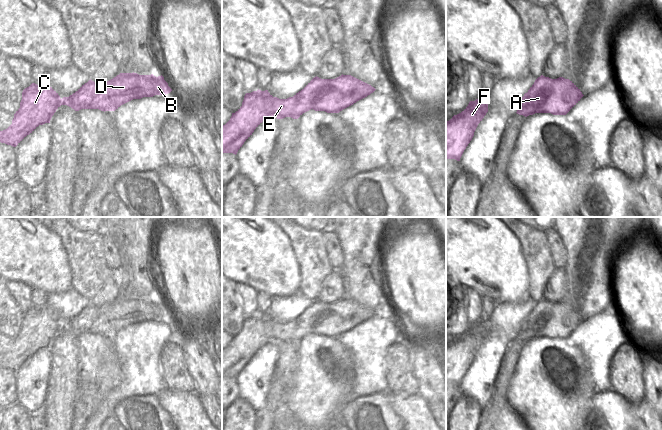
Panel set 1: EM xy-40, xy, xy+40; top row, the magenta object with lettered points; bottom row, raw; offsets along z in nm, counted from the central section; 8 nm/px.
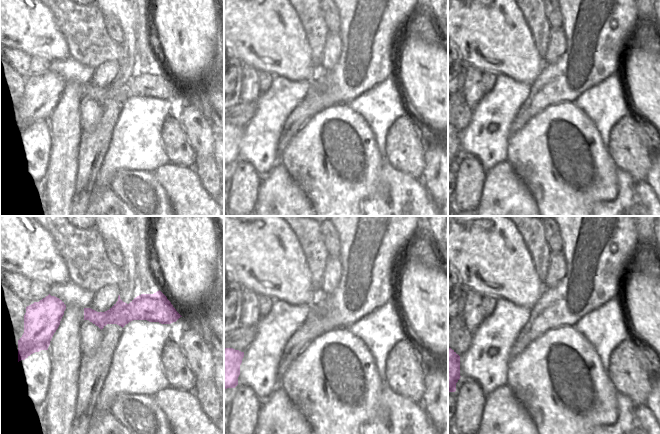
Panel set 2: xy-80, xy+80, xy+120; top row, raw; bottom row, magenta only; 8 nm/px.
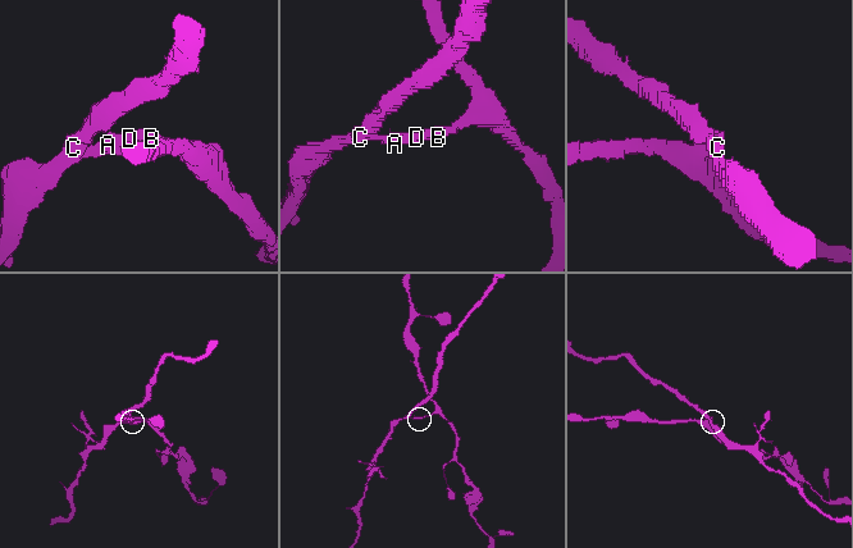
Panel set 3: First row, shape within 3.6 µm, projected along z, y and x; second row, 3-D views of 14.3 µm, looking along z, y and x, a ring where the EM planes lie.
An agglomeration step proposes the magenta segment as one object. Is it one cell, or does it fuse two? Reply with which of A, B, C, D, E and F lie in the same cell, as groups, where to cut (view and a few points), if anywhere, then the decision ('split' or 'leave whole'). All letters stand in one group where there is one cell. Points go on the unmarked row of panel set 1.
A B D E / C F; cut in xy along (274, 321), (272, 324), (271, 340); split

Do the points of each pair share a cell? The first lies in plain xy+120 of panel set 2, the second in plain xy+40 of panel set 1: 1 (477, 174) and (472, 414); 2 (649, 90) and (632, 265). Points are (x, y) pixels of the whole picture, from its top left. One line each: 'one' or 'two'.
1: one
2: one

